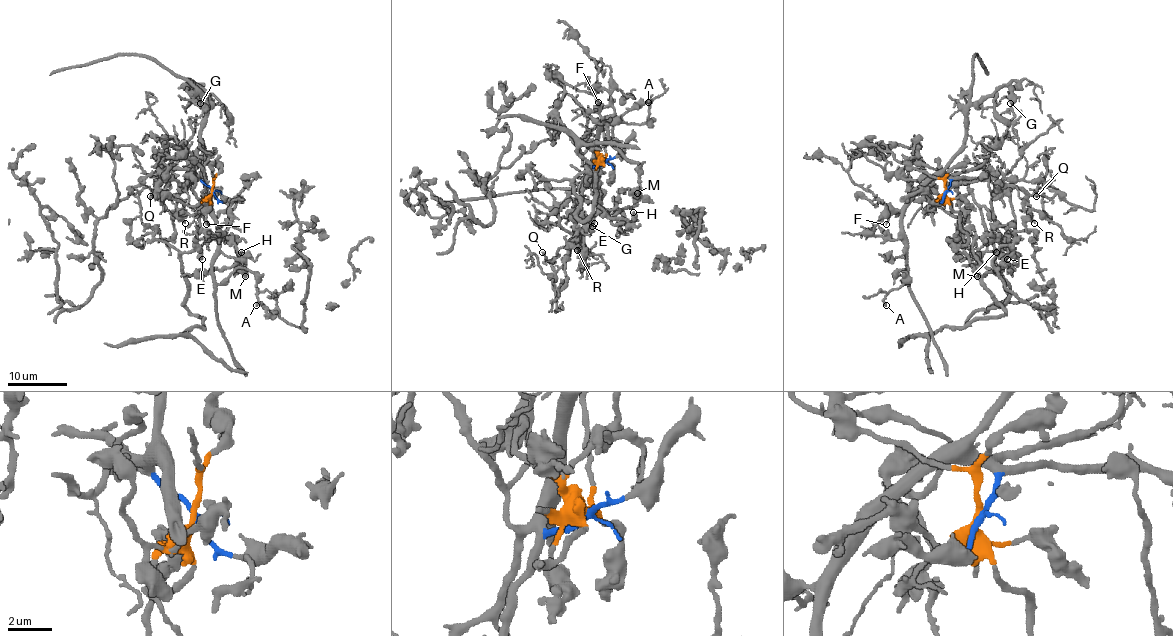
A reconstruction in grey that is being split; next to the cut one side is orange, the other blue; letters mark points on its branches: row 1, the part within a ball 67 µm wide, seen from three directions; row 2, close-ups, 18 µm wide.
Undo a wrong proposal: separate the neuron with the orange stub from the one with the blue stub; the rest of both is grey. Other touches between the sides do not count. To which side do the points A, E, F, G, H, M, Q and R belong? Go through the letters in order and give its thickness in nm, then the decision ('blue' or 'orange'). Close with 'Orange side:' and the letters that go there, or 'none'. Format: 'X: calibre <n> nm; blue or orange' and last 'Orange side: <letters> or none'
A: calibre 240 nm; blue
E: calibre 400 nm; orange
F: calibre 150 nm; blue
G: calibre 600 nm; blue
H: calibre 400 nm; orange
M: calibre 400 nm; orange
Q: calibre 200 nm; blue
R: calibre 220 nm; blue
Orange side: E, H, M

